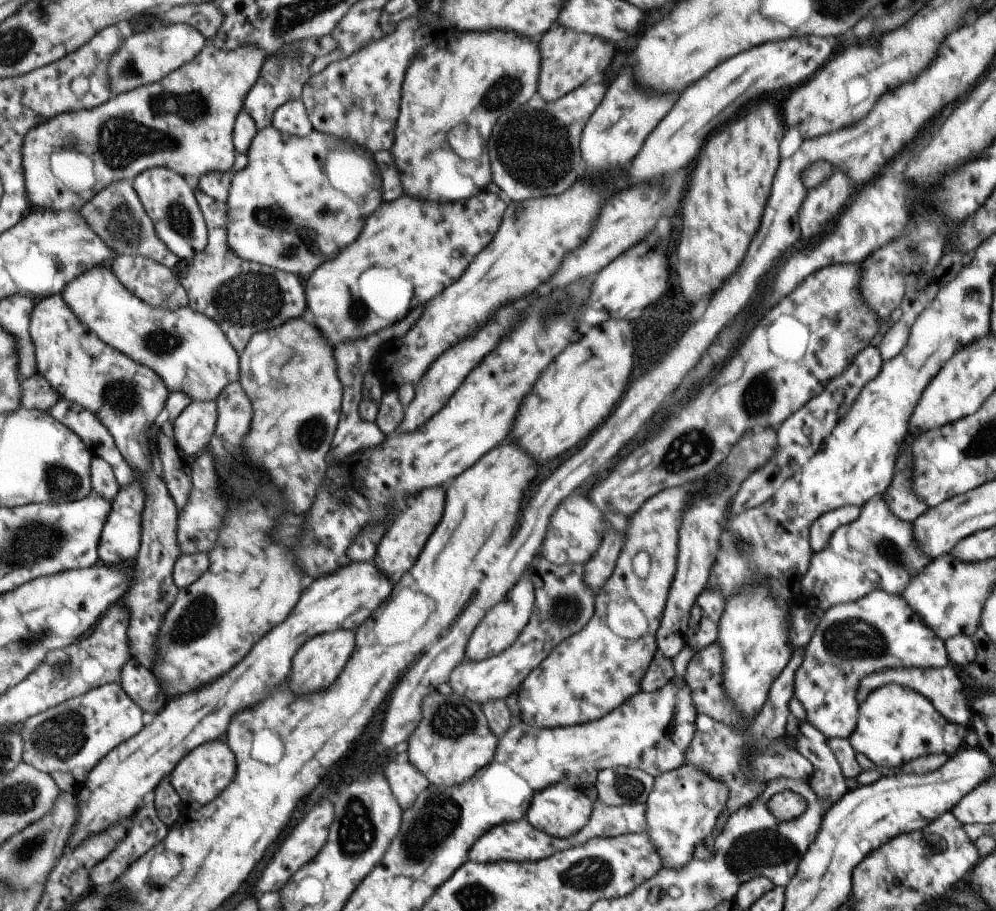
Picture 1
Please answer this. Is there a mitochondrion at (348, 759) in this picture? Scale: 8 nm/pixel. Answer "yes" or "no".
no

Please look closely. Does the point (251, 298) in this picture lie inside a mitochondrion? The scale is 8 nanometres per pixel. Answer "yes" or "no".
yes

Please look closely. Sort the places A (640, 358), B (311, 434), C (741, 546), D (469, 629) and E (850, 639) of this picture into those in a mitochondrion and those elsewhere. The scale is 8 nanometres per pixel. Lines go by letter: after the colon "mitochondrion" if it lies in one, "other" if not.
A: other
B: mitochondrion
C: mitochondrion
D: other
E: mitochondrion

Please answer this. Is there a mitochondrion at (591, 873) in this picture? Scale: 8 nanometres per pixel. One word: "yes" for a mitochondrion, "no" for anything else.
yes

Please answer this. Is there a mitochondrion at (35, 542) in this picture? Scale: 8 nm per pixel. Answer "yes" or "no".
yes

